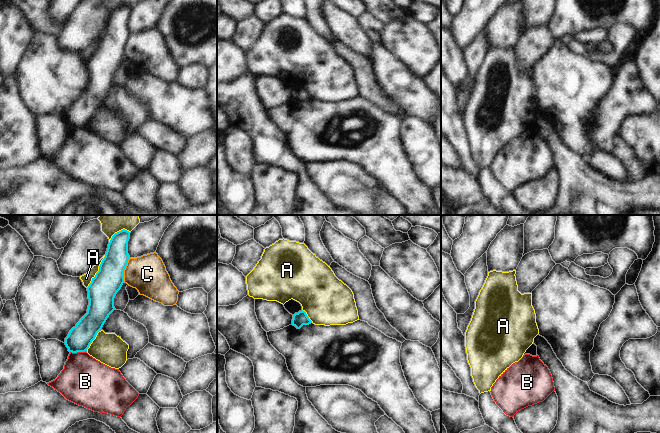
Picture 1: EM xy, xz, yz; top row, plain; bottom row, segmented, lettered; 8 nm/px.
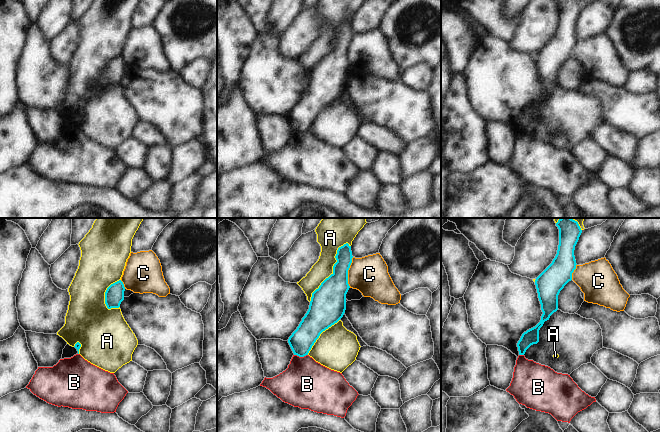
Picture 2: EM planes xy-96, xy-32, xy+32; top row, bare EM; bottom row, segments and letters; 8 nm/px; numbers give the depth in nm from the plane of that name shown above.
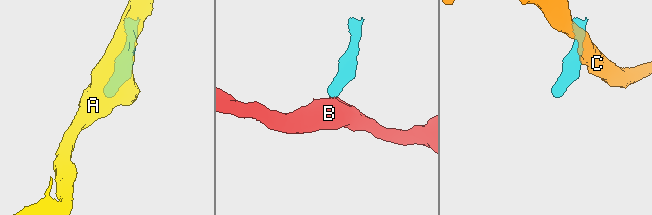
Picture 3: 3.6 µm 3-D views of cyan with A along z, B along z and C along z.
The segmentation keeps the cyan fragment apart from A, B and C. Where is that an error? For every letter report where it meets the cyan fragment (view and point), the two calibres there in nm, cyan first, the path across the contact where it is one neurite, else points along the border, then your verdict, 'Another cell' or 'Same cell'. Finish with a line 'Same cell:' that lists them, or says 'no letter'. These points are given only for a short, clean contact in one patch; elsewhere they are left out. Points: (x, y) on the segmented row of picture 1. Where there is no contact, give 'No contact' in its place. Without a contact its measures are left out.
A: Touches cyan at xy (98, 271). Thickness 220 nm (cyan) against 80 nm. Another cell
B: Touches cyan at xy (77, 351). Thickness 200 nm (cyan) against 400 nm. Boundary: xy (70, 351), (84, 352). Another cell
C: Touches cyan at xy (124, 269). Thickness 220 nm (cyan) against 300 nm. Boundary: xy (129, 257), (124, 270), (123, 281). Another cell
Same cell: no letter

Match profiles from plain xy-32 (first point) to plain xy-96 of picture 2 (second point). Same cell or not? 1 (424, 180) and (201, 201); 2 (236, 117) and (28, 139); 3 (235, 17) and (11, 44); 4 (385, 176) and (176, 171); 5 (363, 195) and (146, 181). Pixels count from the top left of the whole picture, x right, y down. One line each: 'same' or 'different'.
1: different
2: same
3: same
4: different
5: same

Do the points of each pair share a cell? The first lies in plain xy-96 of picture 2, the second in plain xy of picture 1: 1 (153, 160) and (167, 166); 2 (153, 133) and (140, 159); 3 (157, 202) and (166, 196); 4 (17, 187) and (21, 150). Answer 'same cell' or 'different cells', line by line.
1: same cell
2: different cells
3: same cell
4: different cells

